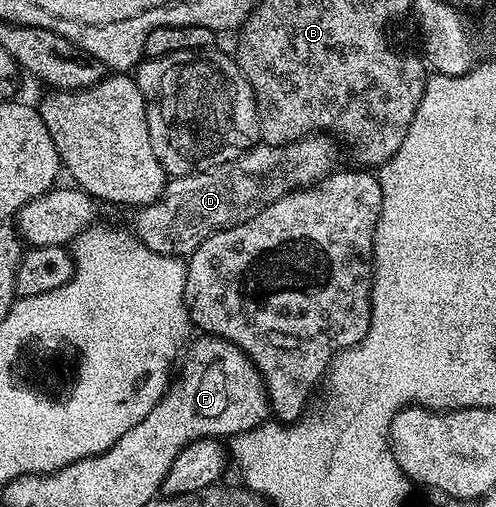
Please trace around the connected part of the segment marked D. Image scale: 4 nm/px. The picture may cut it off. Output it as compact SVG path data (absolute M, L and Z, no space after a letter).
M327 133L311 134L285 146L257 144L251 150L247 150L241 158L235 158L232 162L203 170L197 174L172 178L165 185L158 200L154 200L148 206L141 206L135 211L134 233L142 244L146 244L148 250L165 254L171 258L183 259L185 256L193 254L198 248L198 244L202 244L202 240L210 240L210 236L214 236L214 232L222 232L226 228L246 224L246 220L258 216L258 212L262 212L262 208L274 204L274 200L295 190L304 190L328 177L338 166L335 145L337 146L337 143Z

